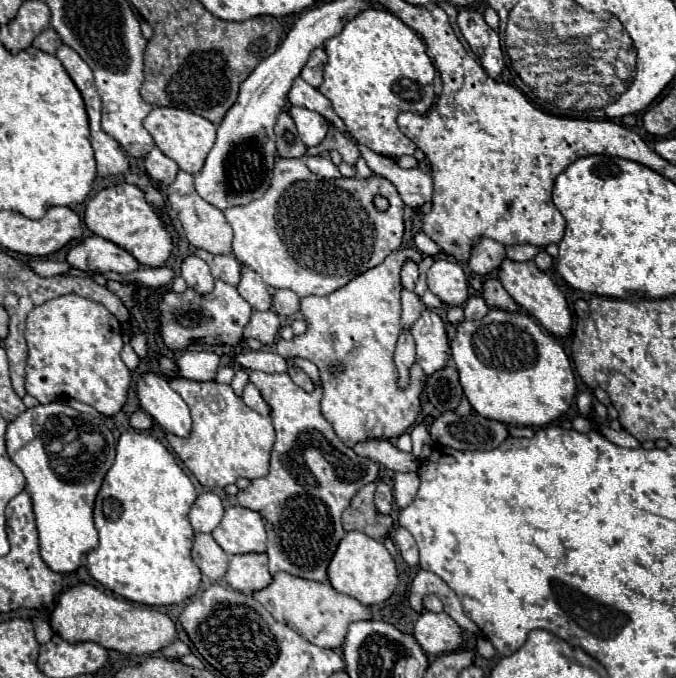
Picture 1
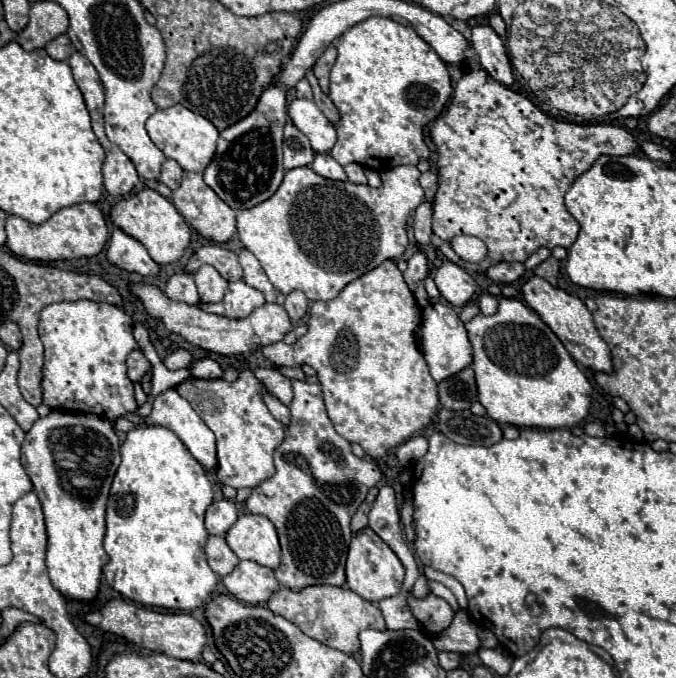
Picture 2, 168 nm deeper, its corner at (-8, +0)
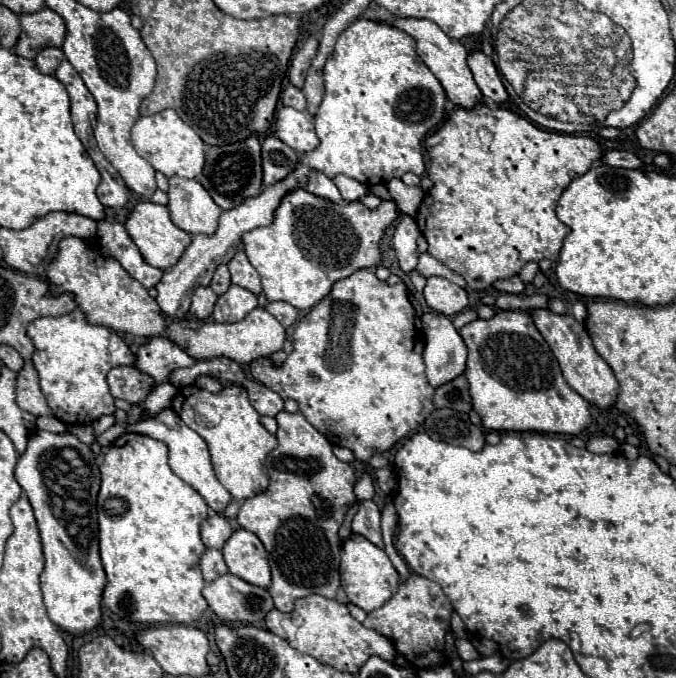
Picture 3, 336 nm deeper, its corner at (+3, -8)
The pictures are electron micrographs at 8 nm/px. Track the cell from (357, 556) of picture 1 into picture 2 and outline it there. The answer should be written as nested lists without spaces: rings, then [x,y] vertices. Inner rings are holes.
[[[370,527],[362,529],[352,537],[346,561],[346,583],[354,593],[358,593],[370,603],[378,603],[386,597],[398,595],[402,589],[402,581],[404,581],[404,567],[400,559]]]

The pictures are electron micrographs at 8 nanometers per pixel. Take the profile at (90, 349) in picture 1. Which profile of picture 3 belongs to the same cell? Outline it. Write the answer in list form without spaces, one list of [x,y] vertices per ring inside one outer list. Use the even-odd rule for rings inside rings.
[[[81,309],[61,317],[39,317],[27,327],[27,335],[35,345],[33,363],[39,373],[39,385],[47,405],[65,425],[89,425],[101,415],[113,415],[115,403],[109,393],[107,373],[117,365],[131,365],[135,355],[127,343],[101,325],[91,325]]]

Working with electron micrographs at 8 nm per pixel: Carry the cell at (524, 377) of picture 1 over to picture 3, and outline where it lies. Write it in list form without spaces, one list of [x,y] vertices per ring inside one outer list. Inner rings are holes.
[[[497,311],[493,319],[475,319],[469,325],[461,327],[459,335],[469,349],[465,377],[469,381],[473,411],[481,417],[481,423],[487,431],[537,431],[579,435],[591,423],[587,401],[567,385],[557,359],[553,357],[549,345],[537,331],[527,311]]]

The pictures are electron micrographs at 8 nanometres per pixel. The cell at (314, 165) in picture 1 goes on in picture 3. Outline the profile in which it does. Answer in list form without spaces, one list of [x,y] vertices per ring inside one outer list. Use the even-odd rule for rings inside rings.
[[[311,171],[309,177],[307,177],[307,185],[305,187],[313,195],[319,195],[319,197],[325,197],[325,199],[331,199],[331,201],[337,201],[337,203],[341,201],[341,193],[335,187],[333,179],[329,179],[321,171]]]

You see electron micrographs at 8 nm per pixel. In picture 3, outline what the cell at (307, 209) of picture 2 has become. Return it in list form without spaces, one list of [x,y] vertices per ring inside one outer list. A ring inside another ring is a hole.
[[[391,179],[387,189],[391,199],[383,199],[377,209],[369,209],[359,201],[333,203],[303,187],[285,193],[271,225],[243,235],[245,255],[261,275],[263,295],[269,301],[287,301],[295,309],[311,309],[329,295],[333,283],[351,277],[359,269],[377,267],[383,257],[379,243],[385,229],[401,213],[417,215],[425,195],[421,187],[409,187],[401,179]]]

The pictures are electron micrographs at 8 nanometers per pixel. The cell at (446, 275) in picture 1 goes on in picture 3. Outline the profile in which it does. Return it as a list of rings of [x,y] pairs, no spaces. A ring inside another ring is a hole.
[[[429,277],[423,289],[425,301],[433,311],[439,311],[447,317],[461,313],[467,307],[467,291],[445,277]]]

